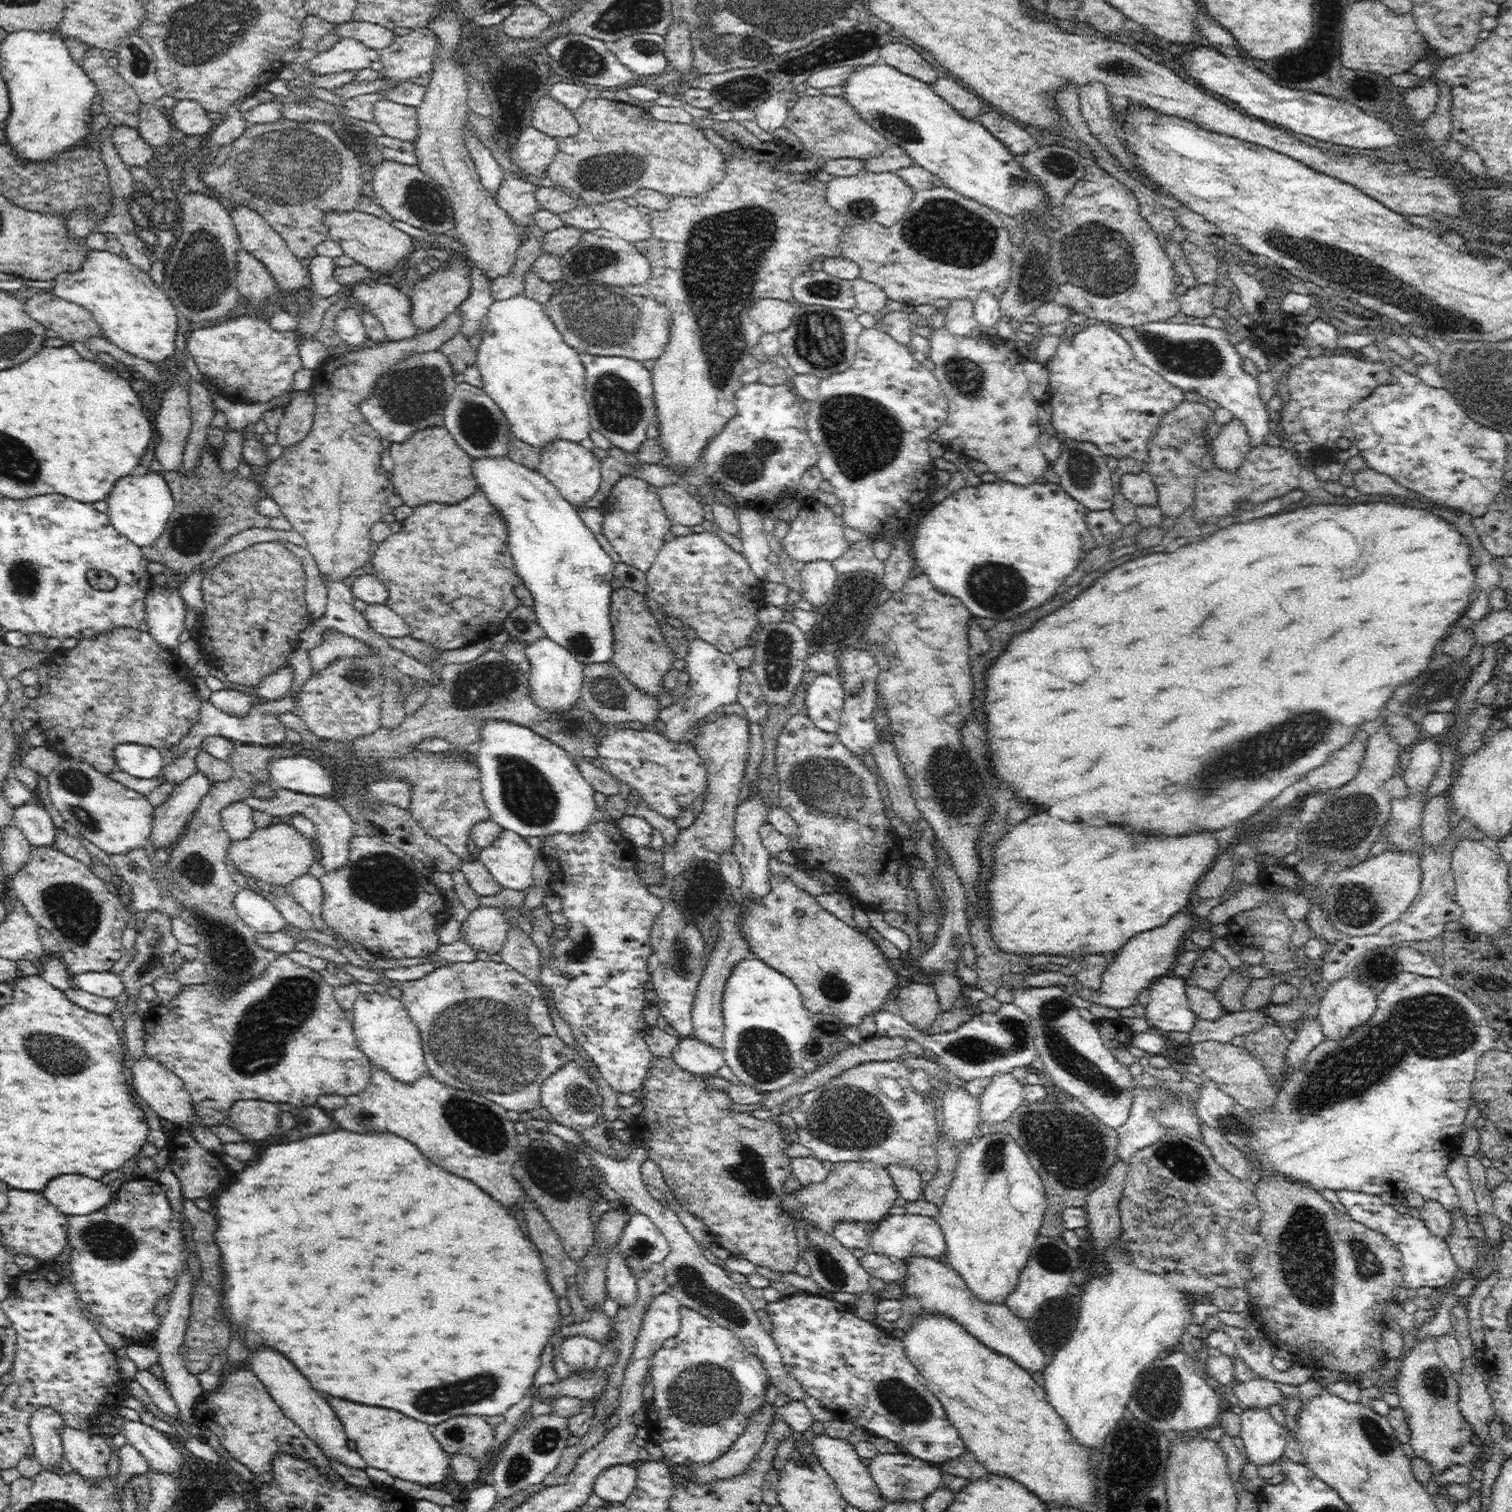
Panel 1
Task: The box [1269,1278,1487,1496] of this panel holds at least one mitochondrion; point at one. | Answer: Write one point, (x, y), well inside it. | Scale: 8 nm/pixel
(1380, 1441)

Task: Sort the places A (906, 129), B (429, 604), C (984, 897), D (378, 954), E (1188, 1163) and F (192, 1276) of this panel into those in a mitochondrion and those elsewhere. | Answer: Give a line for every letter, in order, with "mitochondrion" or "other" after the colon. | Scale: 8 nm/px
A: mitochondrion
B: other
C: other
D: other
E: mitochondrion
F: other

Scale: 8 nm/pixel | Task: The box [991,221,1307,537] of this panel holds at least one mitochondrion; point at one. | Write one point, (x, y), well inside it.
(1199, 359)

